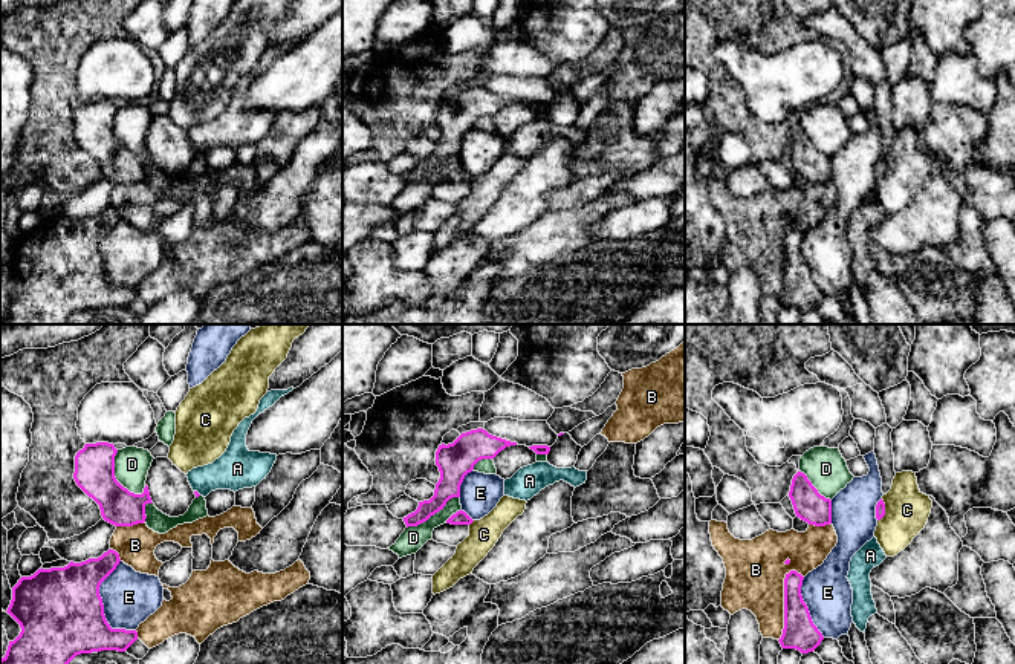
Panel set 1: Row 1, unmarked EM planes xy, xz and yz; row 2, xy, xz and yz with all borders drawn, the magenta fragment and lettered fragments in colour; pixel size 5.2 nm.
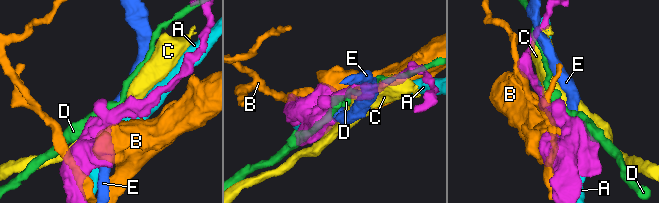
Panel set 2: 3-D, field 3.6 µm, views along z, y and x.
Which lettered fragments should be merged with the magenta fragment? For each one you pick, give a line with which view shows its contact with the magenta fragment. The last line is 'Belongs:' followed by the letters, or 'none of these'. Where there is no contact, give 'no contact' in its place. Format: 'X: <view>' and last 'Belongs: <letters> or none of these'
Belongs: none of these

